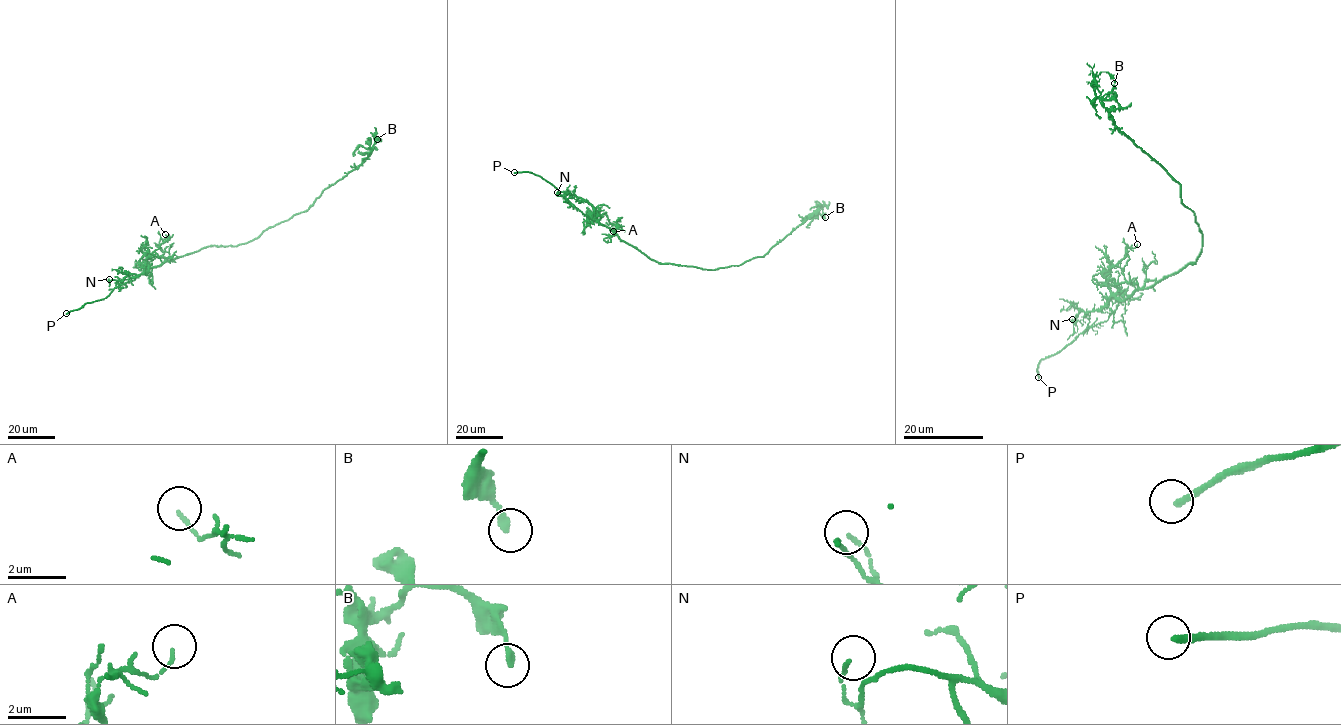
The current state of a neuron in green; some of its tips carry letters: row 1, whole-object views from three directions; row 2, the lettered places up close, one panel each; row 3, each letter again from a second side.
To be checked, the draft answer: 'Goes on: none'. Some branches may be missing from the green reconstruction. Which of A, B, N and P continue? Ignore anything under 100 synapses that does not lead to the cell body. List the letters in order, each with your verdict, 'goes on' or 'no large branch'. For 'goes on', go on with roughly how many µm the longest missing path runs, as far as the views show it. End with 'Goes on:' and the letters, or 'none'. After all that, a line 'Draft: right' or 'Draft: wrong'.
A: no large branch
B: no large branch
N: no large branch
P: goes on; about 25 µm are missing
Goes on: P
Draft: wrong

